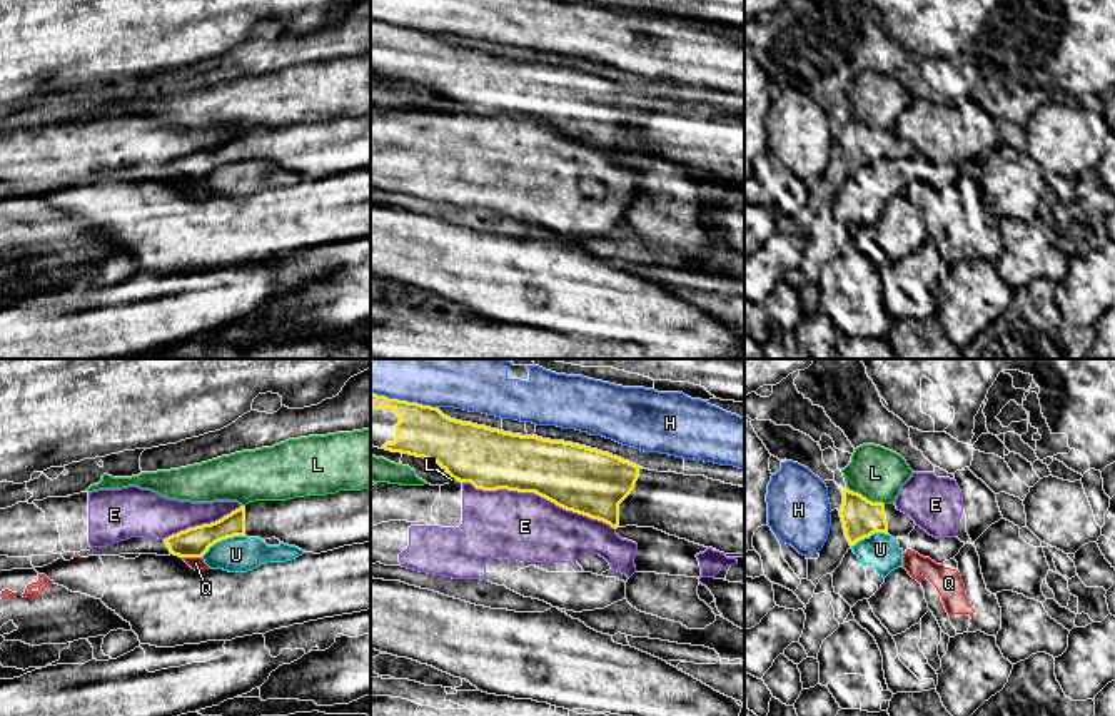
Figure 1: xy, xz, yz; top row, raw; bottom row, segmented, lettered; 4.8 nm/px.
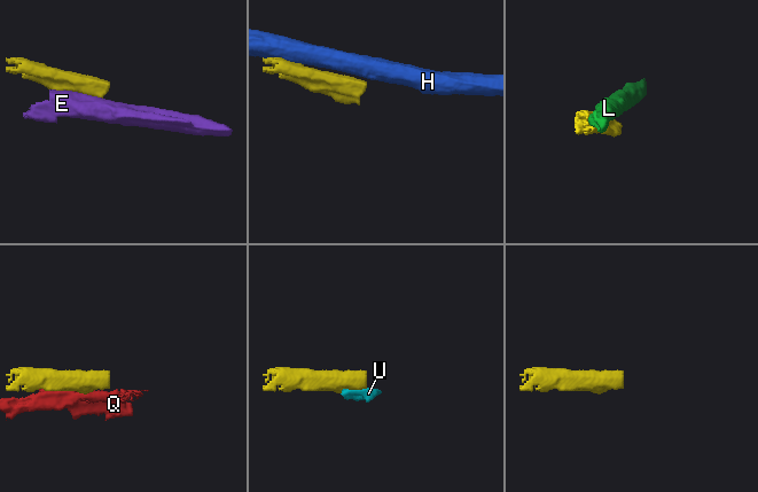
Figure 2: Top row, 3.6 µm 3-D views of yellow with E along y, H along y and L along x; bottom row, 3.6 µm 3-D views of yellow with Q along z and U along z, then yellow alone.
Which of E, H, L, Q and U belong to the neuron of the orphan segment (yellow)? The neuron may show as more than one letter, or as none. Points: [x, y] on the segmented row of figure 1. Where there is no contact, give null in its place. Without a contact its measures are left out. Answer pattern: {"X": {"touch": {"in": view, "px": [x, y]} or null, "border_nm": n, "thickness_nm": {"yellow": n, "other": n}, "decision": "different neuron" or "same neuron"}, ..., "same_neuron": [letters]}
{"E": {"touch": {"in": "xz", "px": [539, 494]}, "border_nm": 750, "thickness_nm": {"yellow": 320, "other": 320}, "decision": "different neuron"}, "H": {"touch": {"in": "xz", "px": [404, 401]}, "border_nm": 340, "thickness_nm": {"yellow": 260, "other": 460}, "decision": "different neuron"}, "L": {"touch": {"in": "yz", "px": [865, 498]}, "border_nm": 200, "thickness_nm": {"yellow": 190, "other": 260}, "decision": "different neuron"}, "Q": {"touch": {"in": "xy", "px": [192, 556]}, "border_nm": 100, "thickness_nm": {"yellow": 140, "other": 60}, "decision": "different neuron"}, "U": {"touch": {"in": "xy", "px": [222, 538]}, "border_nm": 240, "thickness_nm": {"yellow": 140, "other": 180}, "decision": "different neuron"}, "same_neuron": []}

